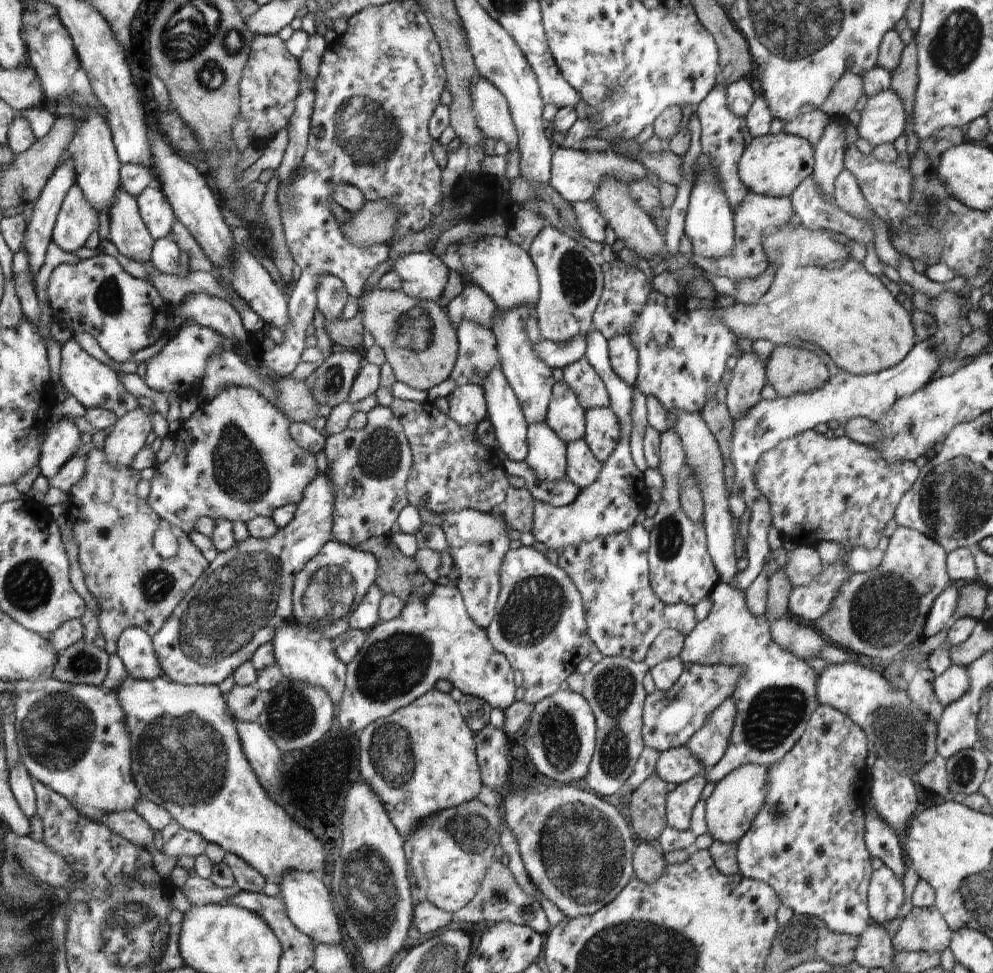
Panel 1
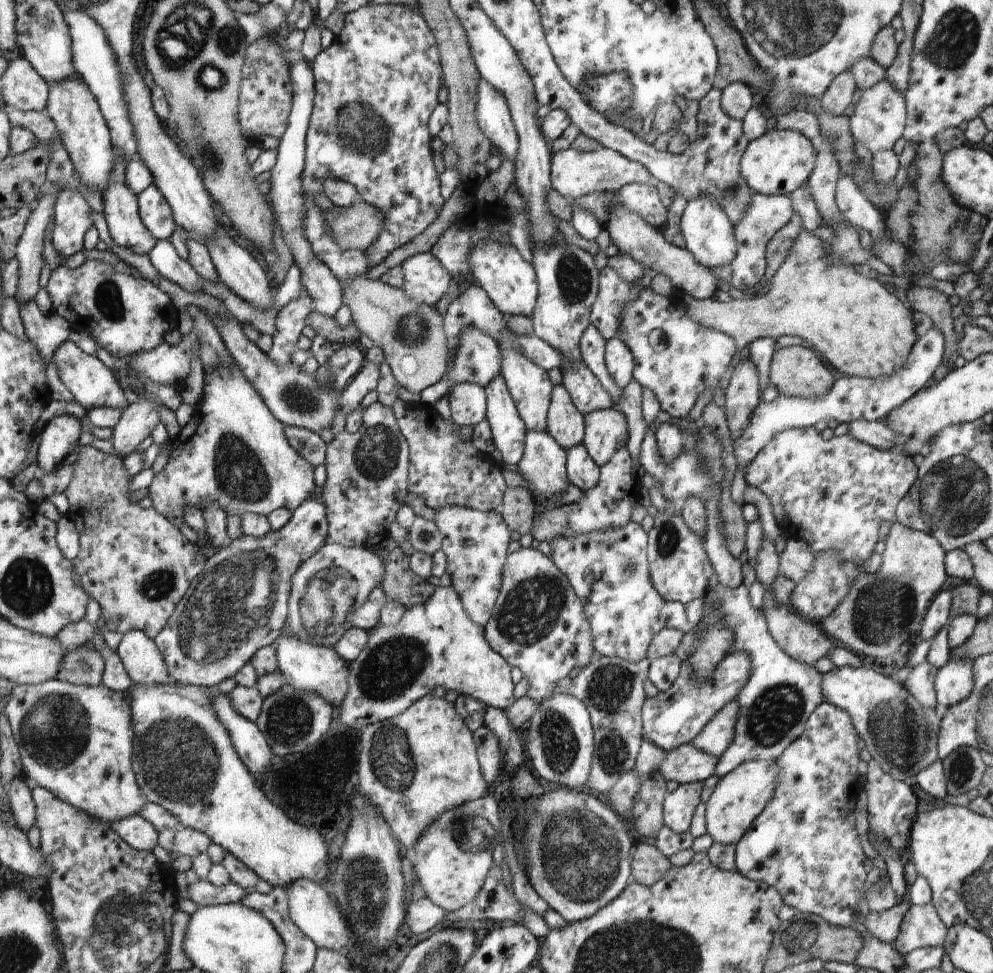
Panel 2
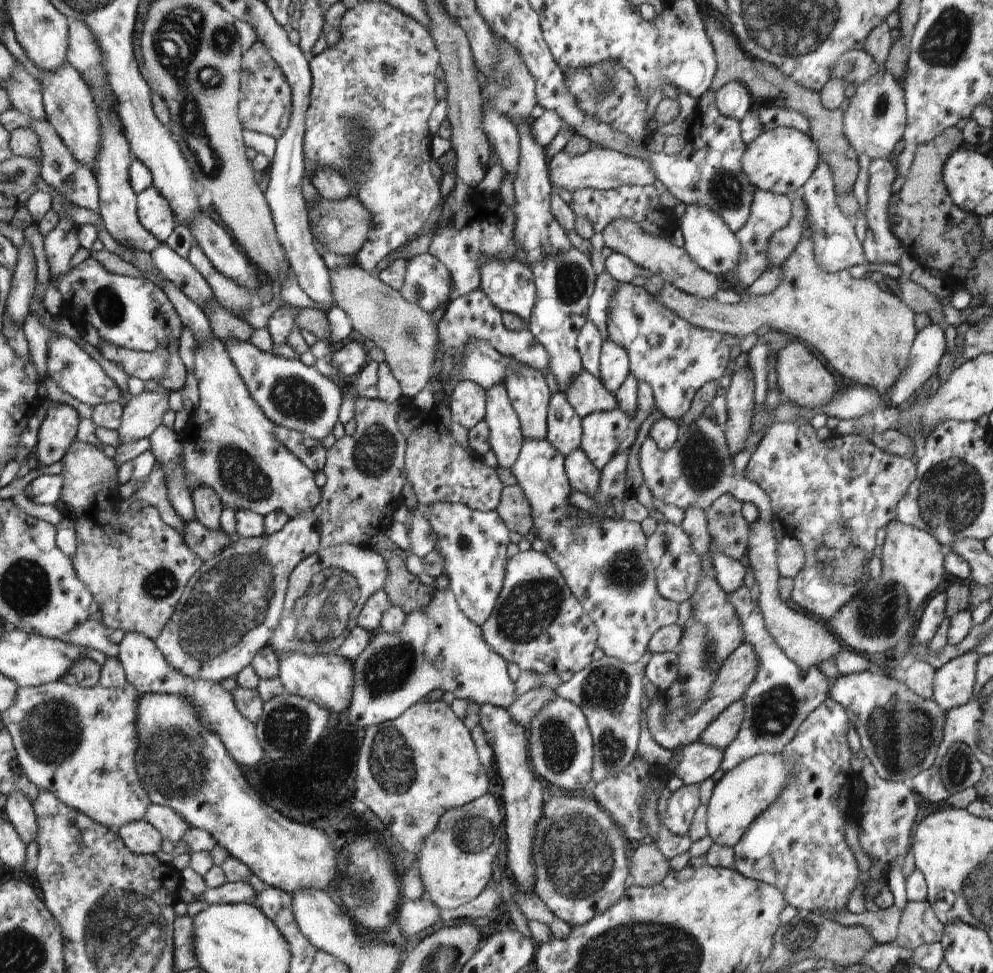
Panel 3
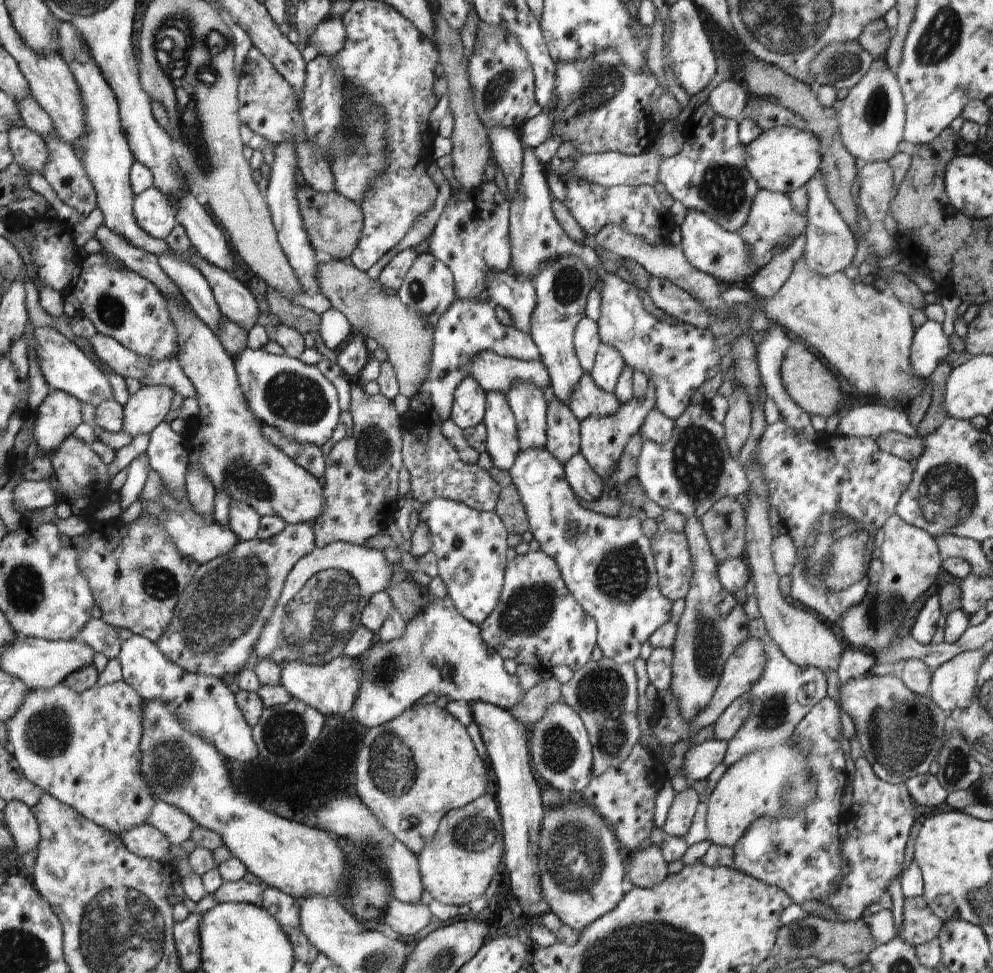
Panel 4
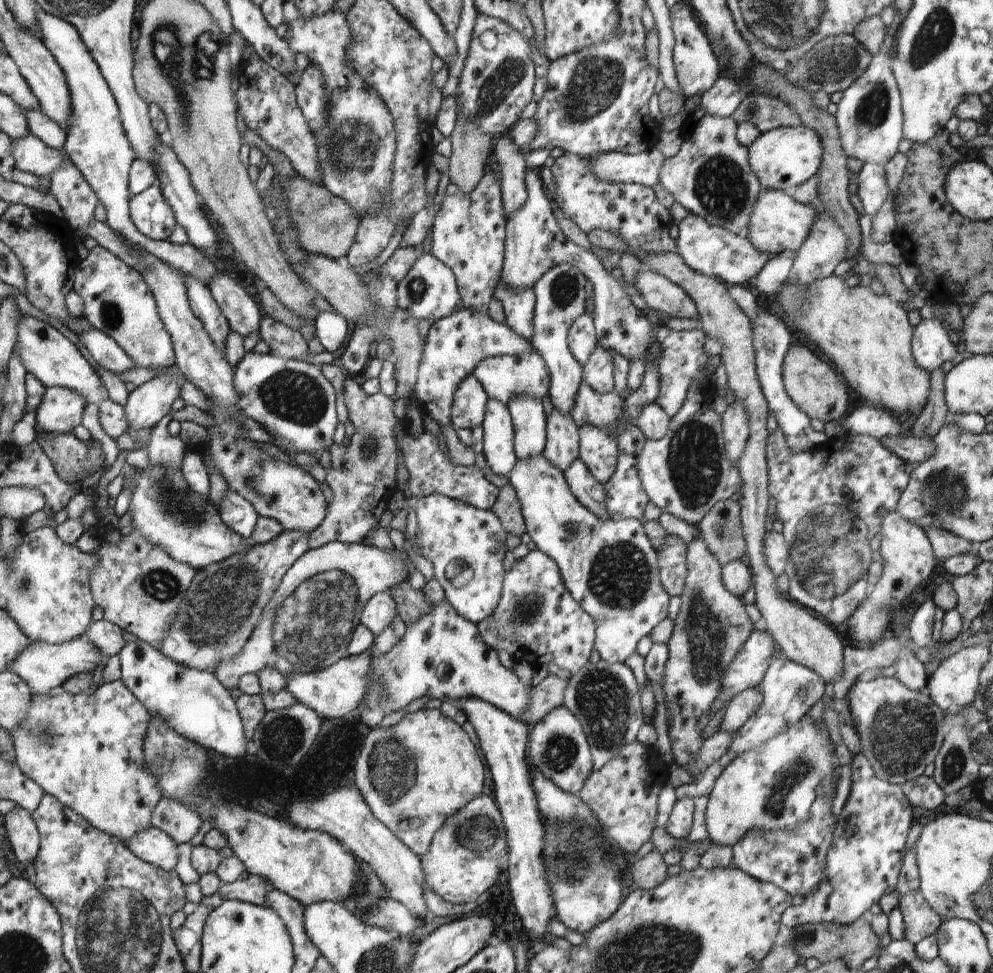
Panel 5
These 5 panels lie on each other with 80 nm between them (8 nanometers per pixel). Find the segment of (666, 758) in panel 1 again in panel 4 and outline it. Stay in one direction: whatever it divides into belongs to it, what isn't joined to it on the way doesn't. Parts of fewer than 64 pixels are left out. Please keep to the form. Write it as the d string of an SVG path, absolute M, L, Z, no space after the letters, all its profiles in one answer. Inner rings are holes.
M710 739L702 744L690 746L685 752L685 763L679 774L692 784L710 776L726 754L727 742L724 739Z

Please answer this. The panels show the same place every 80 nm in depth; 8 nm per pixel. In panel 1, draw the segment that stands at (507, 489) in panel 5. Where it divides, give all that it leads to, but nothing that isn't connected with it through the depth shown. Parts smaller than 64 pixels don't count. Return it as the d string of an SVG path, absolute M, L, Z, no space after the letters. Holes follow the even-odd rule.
M511 487L500 507L508 526L521 533L531 532L534 527L535 501L535 497L526 487Z

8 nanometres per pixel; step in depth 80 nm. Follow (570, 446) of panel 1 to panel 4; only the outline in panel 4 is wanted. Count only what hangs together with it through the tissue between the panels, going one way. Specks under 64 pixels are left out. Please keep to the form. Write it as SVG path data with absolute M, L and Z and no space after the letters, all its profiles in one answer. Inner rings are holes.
M582 453L566 463L567 481L579 499L587 503L598 500L605 494L603 478L588 464Z

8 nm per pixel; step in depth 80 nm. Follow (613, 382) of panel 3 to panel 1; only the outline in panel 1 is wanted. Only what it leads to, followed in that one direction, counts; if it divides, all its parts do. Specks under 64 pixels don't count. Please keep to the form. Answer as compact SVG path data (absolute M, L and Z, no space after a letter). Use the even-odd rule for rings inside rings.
M628 335L615 336L610 340L611 365L615 373L627 385L635 388L639 374L639 351Z

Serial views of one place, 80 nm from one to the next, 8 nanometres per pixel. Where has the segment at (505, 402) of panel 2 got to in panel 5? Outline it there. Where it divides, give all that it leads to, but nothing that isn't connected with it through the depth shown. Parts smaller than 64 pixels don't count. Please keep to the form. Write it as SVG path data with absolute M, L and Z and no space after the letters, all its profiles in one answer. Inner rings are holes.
M489 398L481 424L483 428L483 454L490 470L506 478L511 474L518 457L514 450L514 427L508 407Z

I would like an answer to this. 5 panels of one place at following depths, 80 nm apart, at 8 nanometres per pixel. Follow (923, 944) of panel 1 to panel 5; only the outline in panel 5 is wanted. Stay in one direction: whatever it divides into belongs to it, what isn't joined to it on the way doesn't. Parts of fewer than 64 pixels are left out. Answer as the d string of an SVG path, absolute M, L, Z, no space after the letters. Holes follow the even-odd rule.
M919 888L901 895L897 907L903 914L905 938L912 944L933 935L944 919L926 902Z

